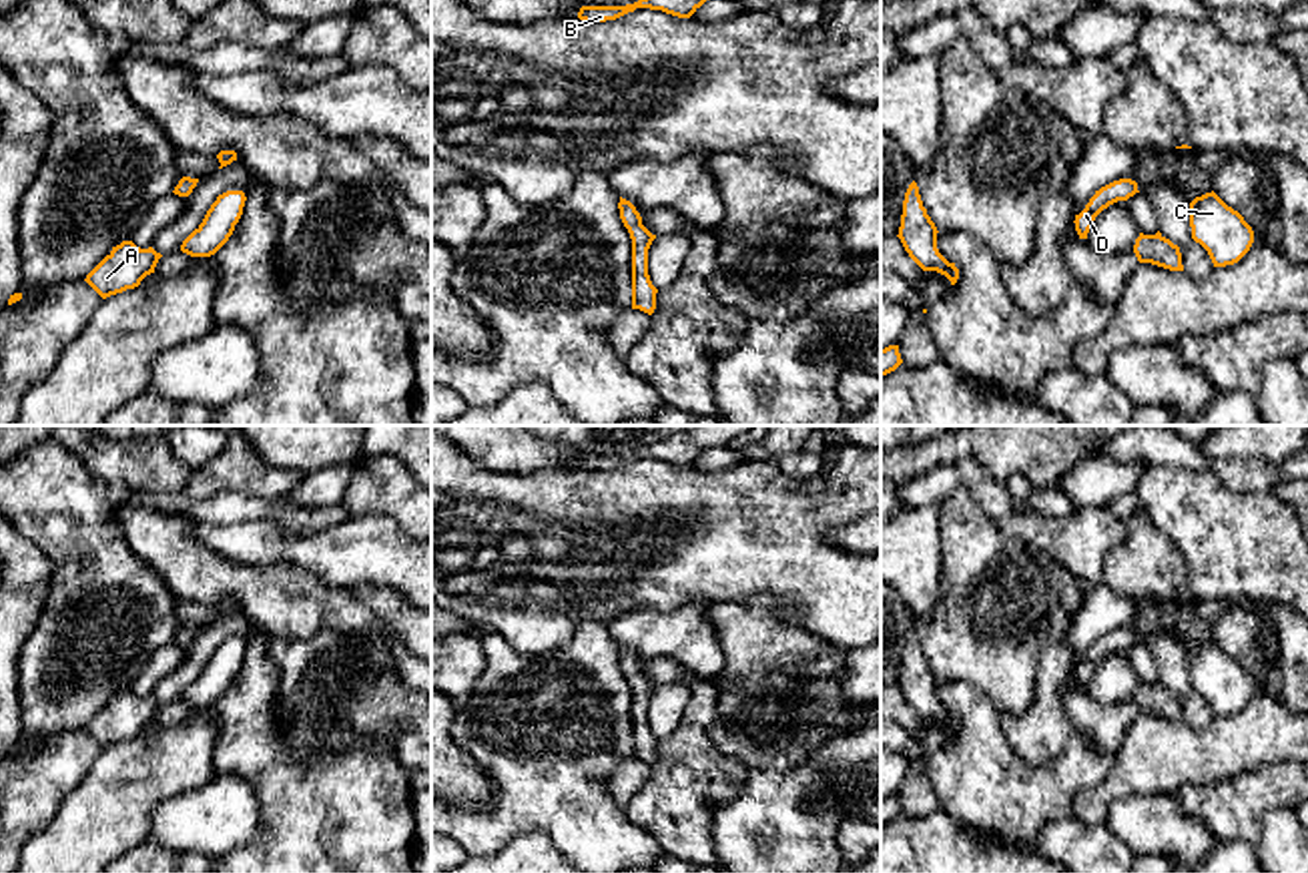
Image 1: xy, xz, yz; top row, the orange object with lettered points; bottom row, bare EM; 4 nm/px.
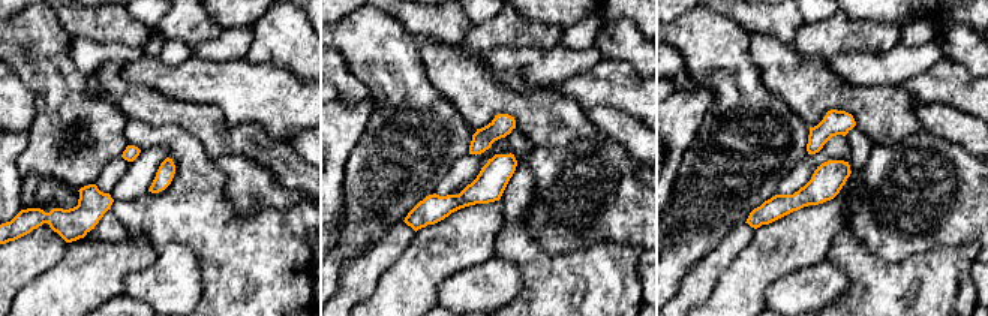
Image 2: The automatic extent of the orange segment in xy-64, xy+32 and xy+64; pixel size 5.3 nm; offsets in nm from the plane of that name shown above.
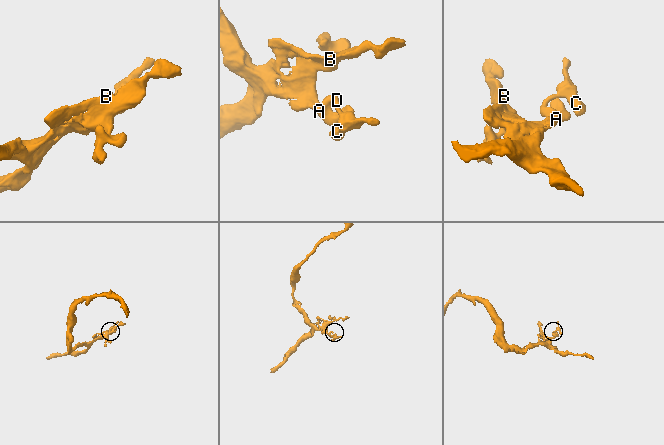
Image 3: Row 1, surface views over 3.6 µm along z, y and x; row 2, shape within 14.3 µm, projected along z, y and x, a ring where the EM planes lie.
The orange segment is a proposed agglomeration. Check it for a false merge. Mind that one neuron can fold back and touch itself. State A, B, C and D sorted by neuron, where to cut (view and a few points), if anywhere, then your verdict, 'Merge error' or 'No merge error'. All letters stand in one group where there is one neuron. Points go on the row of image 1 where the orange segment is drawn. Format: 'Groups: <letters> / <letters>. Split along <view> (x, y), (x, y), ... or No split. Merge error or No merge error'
Groups: A B C D. No split. No merge error

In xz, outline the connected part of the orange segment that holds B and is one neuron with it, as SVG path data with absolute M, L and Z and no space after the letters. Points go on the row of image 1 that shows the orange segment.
M638 0L626 6L582 6L578 18L586 22L606 22L634 12L636 8L662 10L678 18L690 18L704 2L706 0Z

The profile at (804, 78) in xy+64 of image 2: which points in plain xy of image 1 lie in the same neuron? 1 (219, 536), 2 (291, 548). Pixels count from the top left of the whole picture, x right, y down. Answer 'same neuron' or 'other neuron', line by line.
1: other neuron
2: other neuron

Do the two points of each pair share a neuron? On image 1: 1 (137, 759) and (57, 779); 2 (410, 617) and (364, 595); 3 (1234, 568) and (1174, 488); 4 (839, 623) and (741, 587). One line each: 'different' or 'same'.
1: different
2: same
3: same
4: same

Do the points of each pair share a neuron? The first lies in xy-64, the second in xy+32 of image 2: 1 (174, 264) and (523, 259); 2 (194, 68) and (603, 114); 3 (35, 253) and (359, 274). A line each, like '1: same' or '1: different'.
1: different
2: different
3: same

